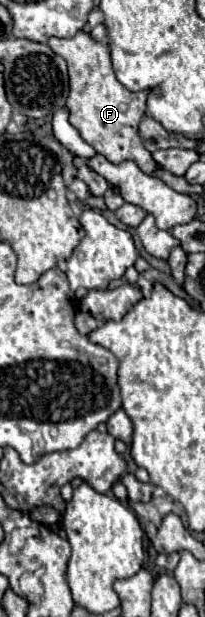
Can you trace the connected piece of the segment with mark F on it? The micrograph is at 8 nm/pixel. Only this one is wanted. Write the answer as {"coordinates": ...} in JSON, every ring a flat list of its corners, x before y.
{"coordinates":[[79,31,75,37,71,39,49,39,47,45,57,53,61,55,65,61,67,61,67,67,69,67,69,97,67,97,67,107,69,107,69,121,71,125,81,133,81,137,97,151,101,153,103,157,107,157,111,163,121,163,121,161,135,161,137,167,143,171,143,173,153,173,157,163,153,161,151,153,143,147,141,143,141,137,139,137,139,121,145,113,145,103,147,103,147,91,141,91,141,93,131,93,127,91,125,87,121,87,121,83,117,81,115,73,113,73,113,67,111,67,111,53,109,53,109,47,105,43,97,43,89,33,85,31]]}

